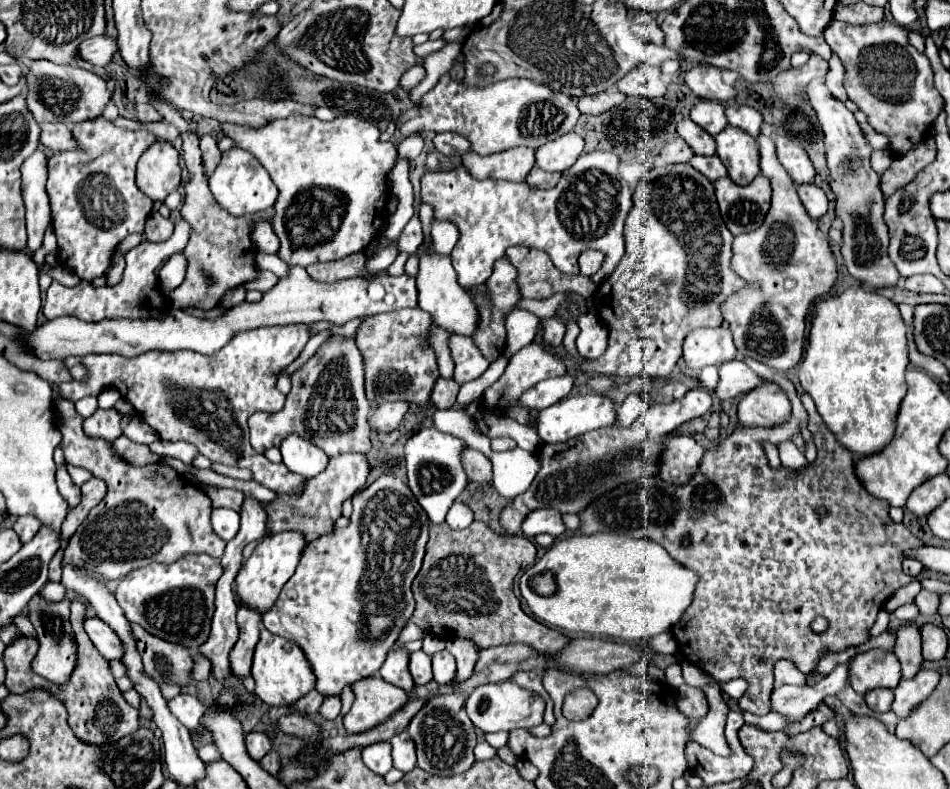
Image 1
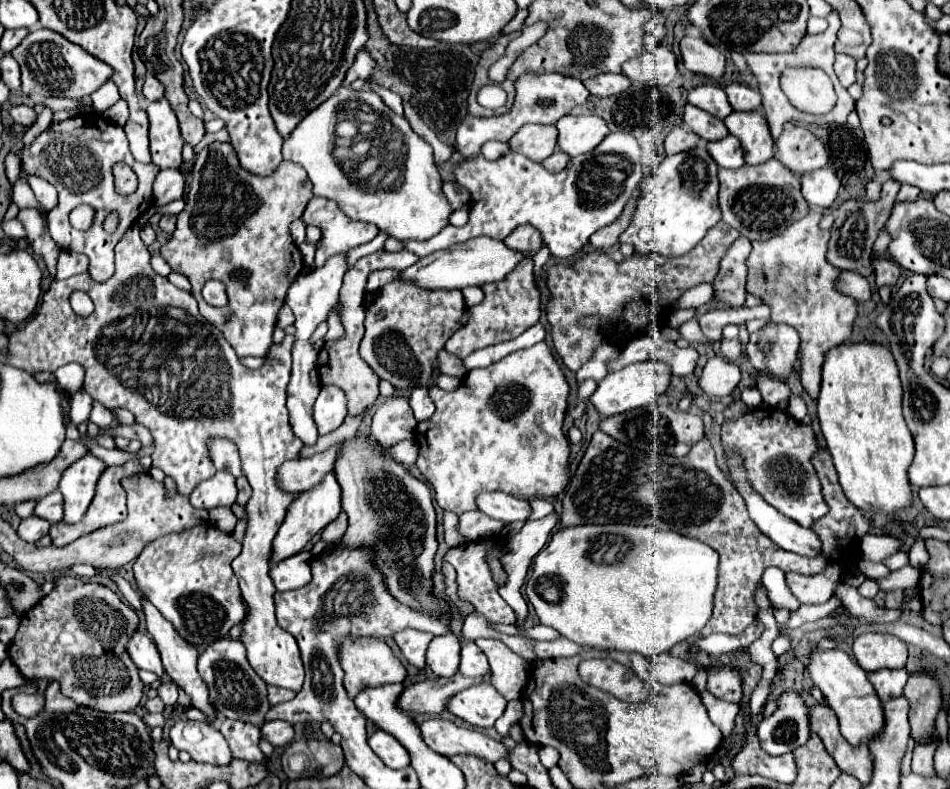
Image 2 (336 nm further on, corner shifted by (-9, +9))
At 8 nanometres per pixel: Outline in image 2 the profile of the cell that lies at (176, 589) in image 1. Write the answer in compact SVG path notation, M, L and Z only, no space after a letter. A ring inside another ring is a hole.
M211 523L159 537L149 543L133 563L137 591L173 623L185 641L191 645L209 645L245 617L237 577L231 569L239 553L241 543Z

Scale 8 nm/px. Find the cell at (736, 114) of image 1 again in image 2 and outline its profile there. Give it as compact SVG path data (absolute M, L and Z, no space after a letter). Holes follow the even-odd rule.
M731 83L725 87L725 93L727 93L729 103L735 111L757 111L761 107L759 91L753 91L747 85Z

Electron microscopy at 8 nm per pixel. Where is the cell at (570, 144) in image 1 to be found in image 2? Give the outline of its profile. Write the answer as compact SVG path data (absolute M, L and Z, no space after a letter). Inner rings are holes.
M565 115L557 121L557 145L569 157L593 151L609 133L607 123L597 115Z

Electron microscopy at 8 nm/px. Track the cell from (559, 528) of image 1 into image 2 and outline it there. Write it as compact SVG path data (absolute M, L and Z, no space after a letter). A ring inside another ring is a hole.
M501 491L483 493L477 499L477 507L485 515L499 519L503 523L515 523L515 521L525 523L529 519L529 513L531 513L531 505L527 499L513 497L513 495L501 493Z

